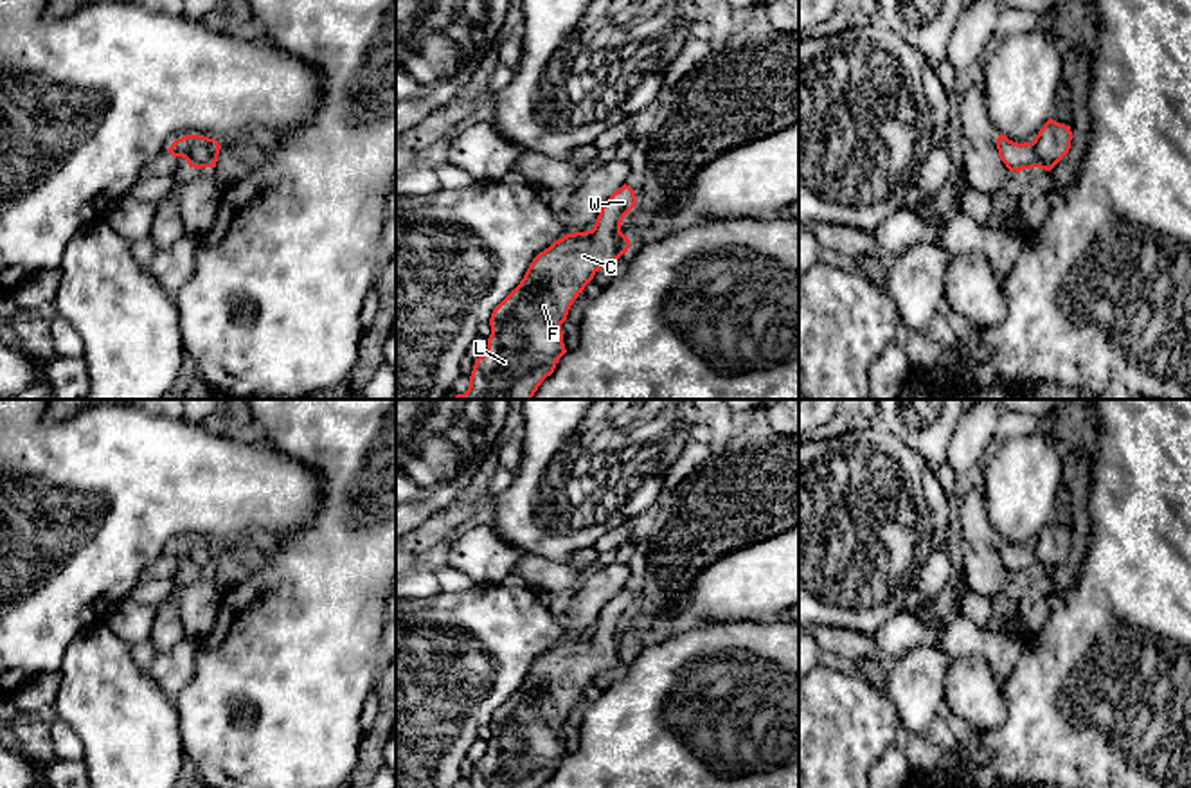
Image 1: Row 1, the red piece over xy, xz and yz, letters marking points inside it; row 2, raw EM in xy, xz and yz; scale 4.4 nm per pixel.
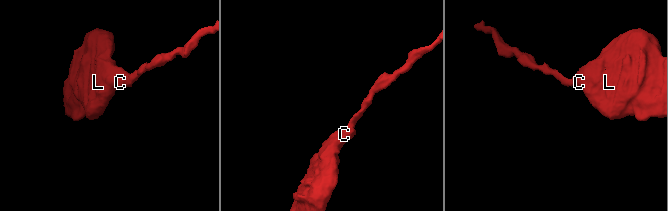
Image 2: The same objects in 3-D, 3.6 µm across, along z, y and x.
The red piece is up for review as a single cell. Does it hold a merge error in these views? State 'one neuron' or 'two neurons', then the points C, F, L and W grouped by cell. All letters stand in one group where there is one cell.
one neuron; groups C F L W

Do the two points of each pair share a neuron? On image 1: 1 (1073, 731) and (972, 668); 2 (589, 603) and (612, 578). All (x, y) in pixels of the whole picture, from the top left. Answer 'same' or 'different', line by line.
1: different
2: same

